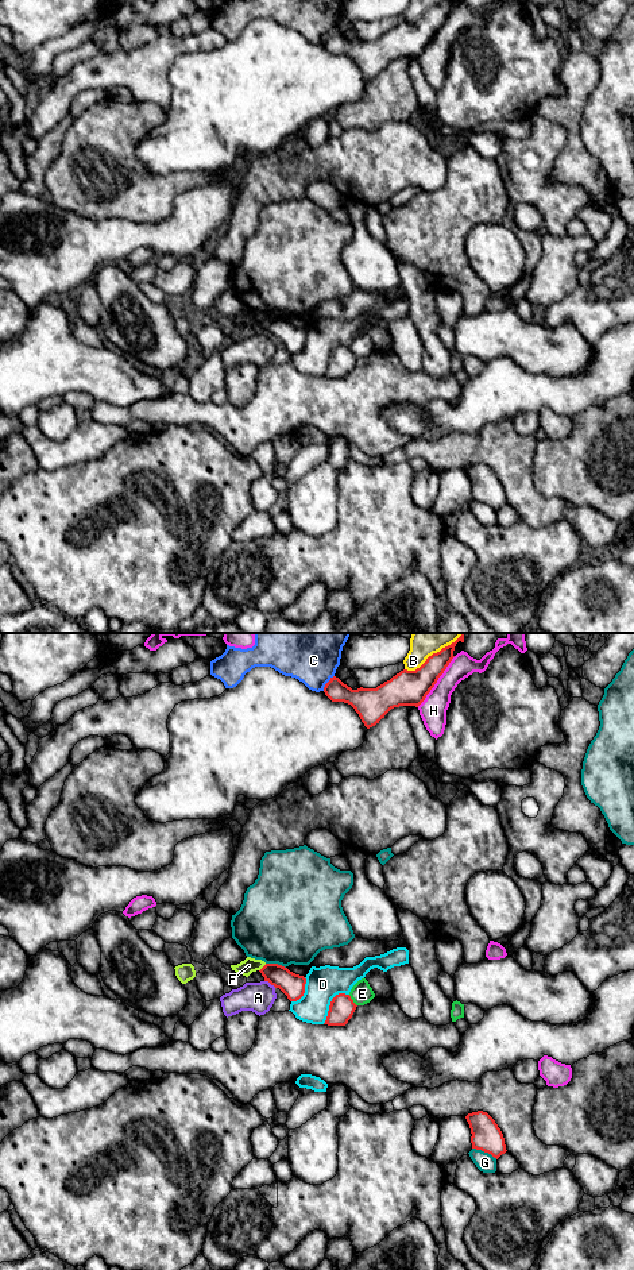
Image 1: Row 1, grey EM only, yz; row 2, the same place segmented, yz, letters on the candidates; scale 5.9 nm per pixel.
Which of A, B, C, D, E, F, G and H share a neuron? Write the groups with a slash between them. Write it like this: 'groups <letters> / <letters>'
groups A / B / C / D / E / F / G / H

